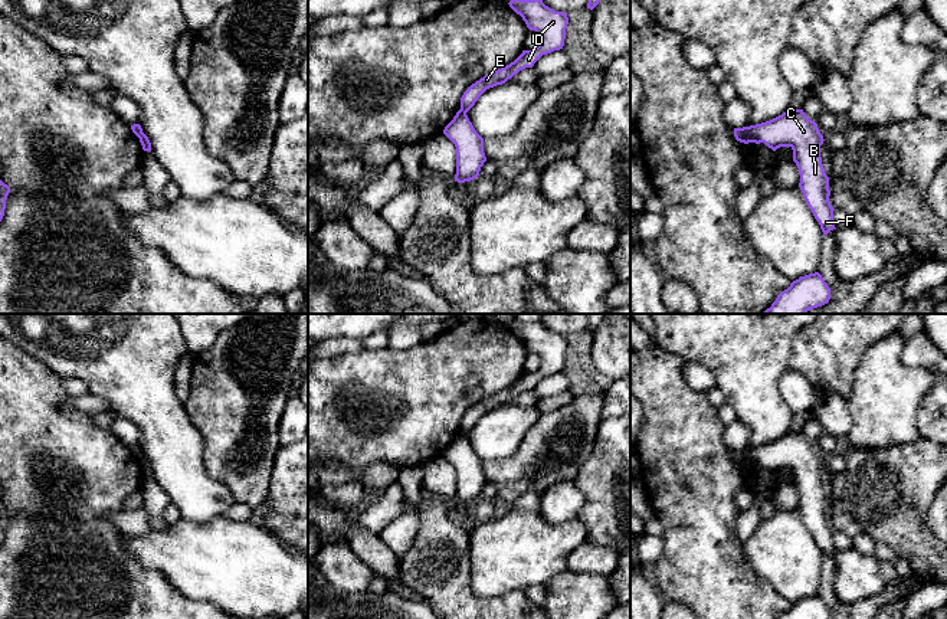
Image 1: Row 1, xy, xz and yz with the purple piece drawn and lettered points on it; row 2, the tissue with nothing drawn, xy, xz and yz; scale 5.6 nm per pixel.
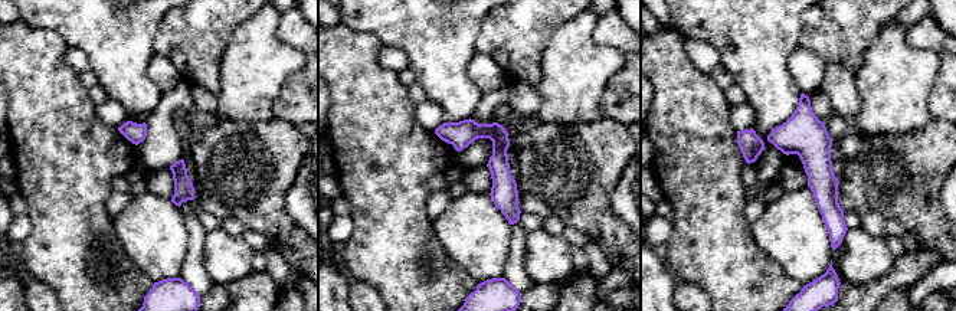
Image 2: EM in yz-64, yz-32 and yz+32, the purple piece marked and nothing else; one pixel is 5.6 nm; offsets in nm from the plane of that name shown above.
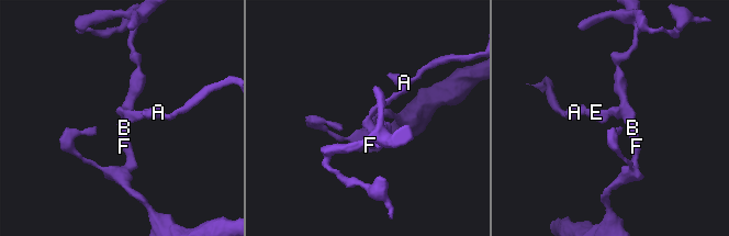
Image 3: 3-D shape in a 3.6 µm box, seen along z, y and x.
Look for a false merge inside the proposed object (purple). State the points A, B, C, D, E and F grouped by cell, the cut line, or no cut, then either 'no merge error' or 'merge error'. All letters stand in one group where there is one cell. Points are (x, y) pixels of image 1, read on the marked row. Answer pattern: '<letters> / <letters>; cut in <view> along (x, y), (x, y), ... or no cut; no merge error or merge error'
A D E / B C F; cut in yz along (746, 127), (753, 141); merge error

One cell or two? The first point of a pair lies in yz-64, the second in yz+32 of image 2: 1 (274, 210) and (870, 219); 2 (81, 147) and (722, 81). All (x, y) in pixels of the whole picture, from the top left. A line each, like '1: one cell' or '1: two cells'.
1: two cells
2: two cells

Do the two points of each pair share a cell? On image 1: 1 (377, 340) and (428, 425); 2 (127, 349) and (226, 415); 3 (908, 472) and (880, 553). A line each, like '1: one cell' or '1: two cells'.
1: two cells
2: two cells
3: two cells

